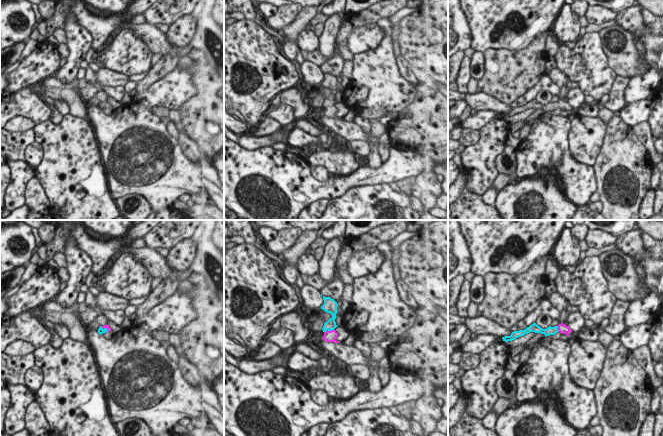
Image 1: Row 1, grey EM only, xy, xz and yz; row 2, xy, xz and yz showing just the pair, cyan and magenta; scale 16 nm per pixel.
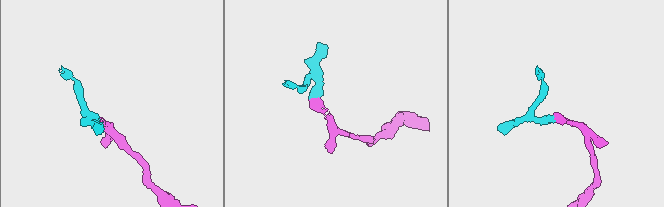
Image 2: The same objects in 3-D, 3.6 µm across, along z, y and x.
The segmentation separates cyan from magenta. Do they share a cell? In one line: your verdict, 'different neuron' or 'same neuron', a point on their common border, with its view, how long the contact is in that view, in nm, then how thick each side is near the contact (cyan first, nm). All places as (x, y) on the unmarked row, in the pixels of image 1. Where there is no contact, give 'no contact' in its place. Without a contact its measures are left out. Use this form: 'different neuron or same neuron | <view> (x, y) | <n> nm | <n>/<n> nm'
same neuron | xz (328, 106) | 170 nm | 160/190 nm

